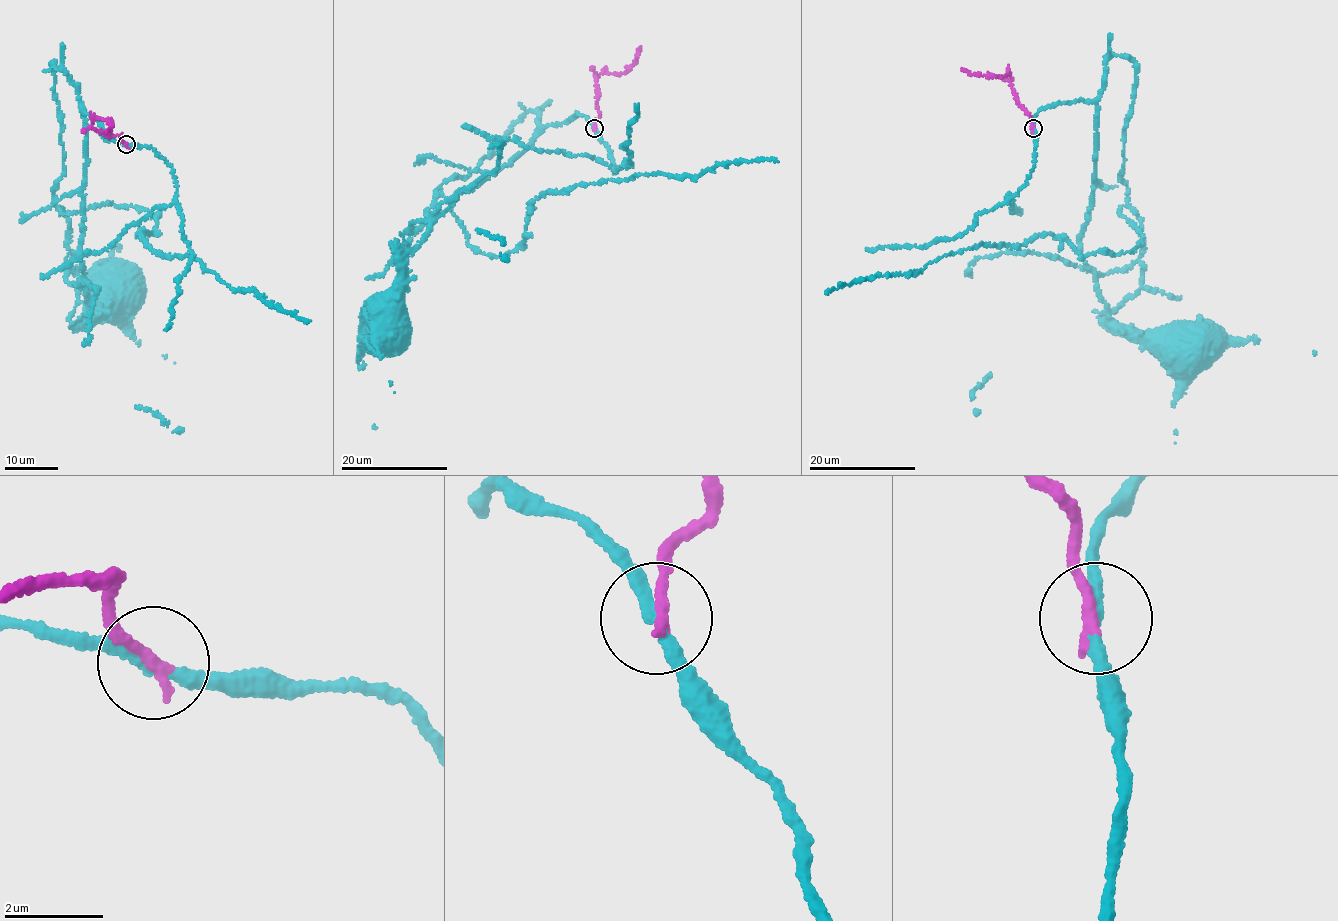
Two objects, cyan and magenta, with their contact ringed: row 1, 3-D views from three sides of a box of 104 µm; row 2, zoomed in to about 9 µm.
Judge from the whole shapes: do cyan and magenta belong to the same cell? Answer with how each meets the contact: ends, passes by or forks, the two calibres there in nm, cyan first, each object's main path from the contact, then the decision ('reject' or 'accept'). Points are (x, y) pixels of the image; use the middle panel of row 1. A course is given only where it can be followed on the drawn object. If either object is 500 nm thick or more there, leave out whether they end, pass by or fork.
cyan passes by | magenta ends | 200/280 nm | cyan via (594, 128), (578, 113), (550, 125), (510, 163), (458, 193), (405, 263), (400, 313), (390, 310), (392, 302) | magenta via (594, 128), (599, 115), (596, 76), (625, 71), (634, 62), (641, 46) | reject

